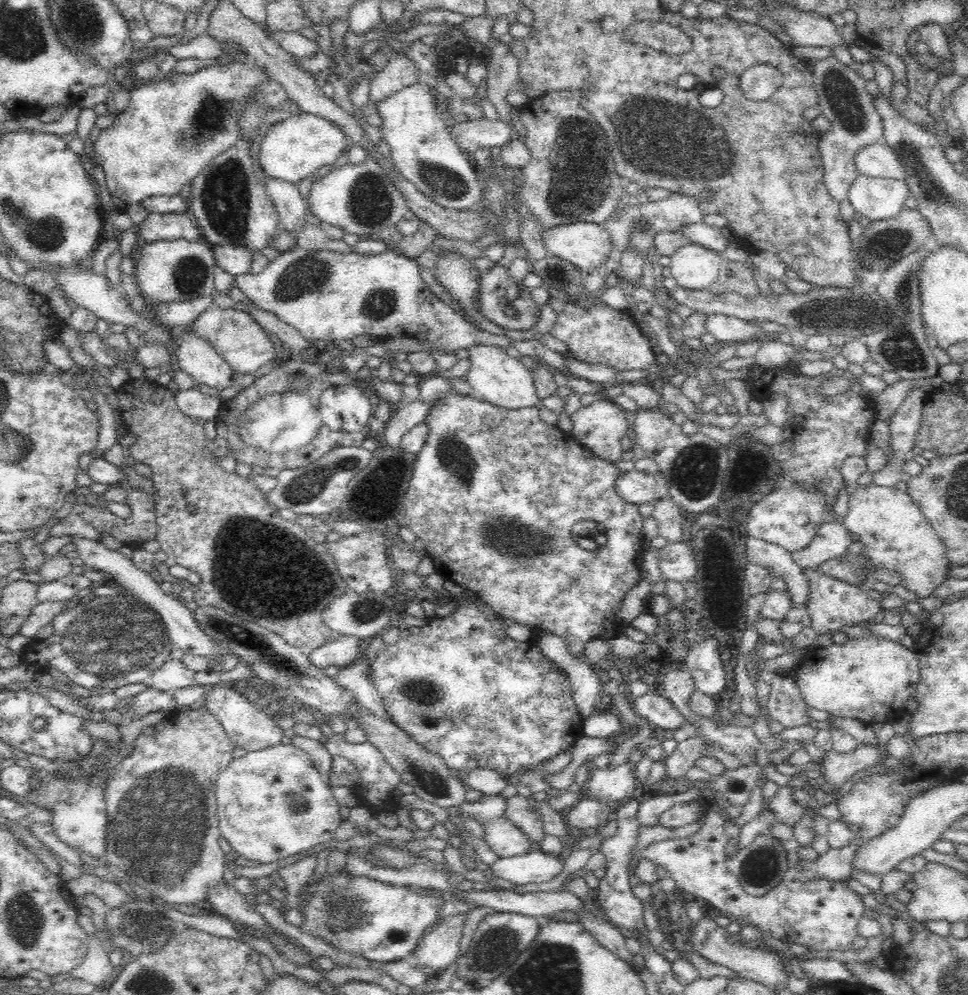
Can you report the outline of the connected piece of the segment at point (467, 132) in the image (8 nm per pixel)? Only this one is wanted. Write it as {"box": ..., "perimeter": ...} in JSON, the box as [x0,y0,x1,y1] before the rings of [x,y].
{"box":[449,117,515,155],"perimeter":[[[483,117],[481,119],[458,121],[449,126],[449,133],[459,149],[471,155],[478,148],[503,147],[511,141],[510,135],[515,132],[506,122],[500,120],[490,120]]]}

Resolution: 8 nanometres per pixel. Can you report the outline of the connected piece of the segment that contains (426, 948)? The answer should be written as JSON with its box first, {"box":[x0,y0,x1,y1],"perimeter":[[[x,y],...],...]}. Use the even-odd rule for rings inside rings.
{"box":[410,914,465,972],"perimeter":[[[454,914],[428,930],[410,958],[417,969],[418,965],[422,965],[436,972],[443,972],[455,962],[463,935],[465,915]]]}

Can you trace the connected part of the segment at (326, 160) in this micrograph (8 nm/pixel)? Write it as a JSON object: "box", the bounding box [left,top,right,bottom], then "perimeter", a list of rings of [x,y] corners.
{"box":[258,111,352,184],"perimeter":[[[299,111],[274,123],[263,136],[258,154],[261,175],[297,184],[322,166],[338,166],[337,158],[352,146],[339,126],[315,114]]]}

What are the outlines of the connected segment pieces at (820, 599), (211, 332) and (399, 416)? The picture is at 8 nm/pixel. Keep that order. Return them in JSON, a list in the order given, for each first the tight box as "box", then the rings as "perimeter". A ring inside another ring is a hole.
[{"box":[802,567,882,634],"perimeter":[[[809,567],[802,570],[810,585],[806,614],[810,616],[811,627],[817,634],[832,634],[842,630],[844,626],[864,625],[879,620],[882,607],[878,600],[867,595],[866,590],[824,575],[818,571],[818,568]]]},{"box":[189,304,274,375],"perimeter":[[[213,304],[192,322],[189,330],[206,339],[232,370],[242,375],[255,373],[262,365],[273,362],[274,343],[268,338],[269,333],[246,310],[222,309]]]},{"box":[378,400,433,447],"perimeter":[[[417,400],[411,403],[403,403],[394,410],[392,418],[385,424],[385,430],[381,436],[378,437],[380,446],[399,447],[402,438],[416,428],[418,424],[423,424],[428,418],[427,414],[433,407],[433,402],[424,402]]]}]

